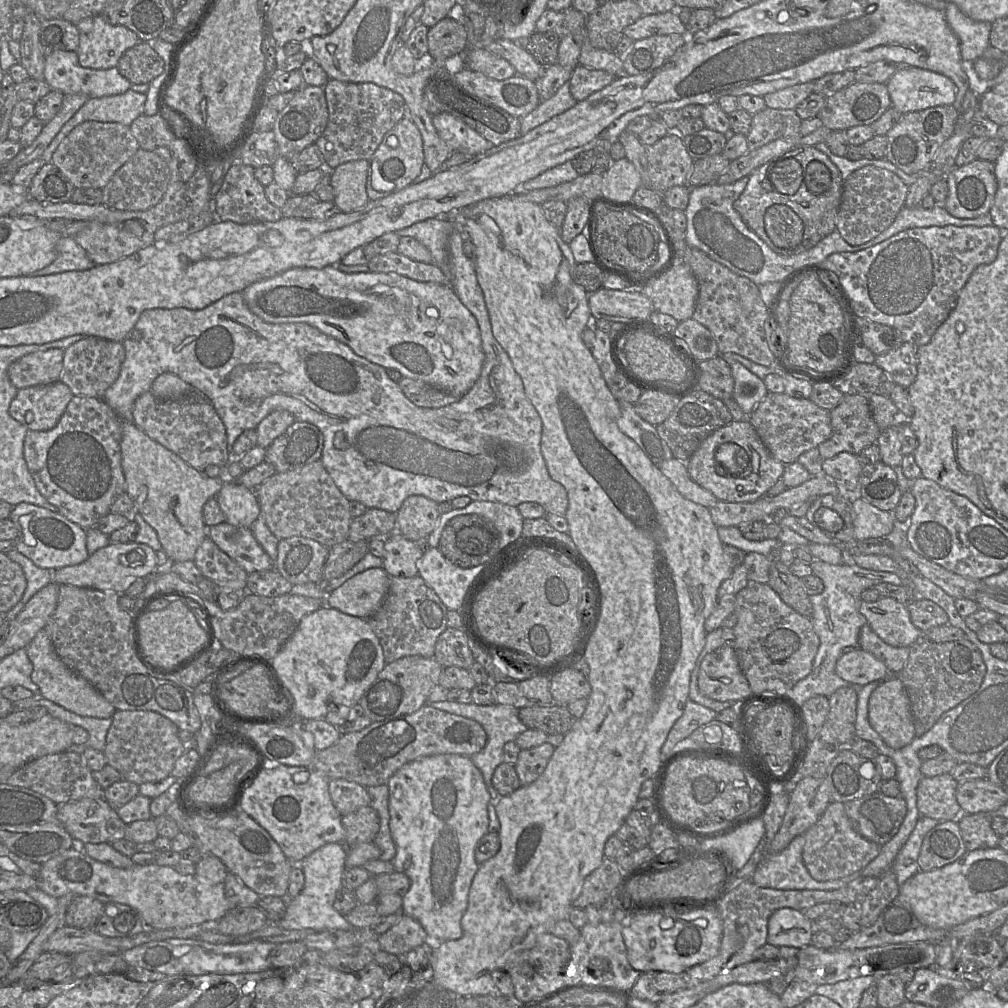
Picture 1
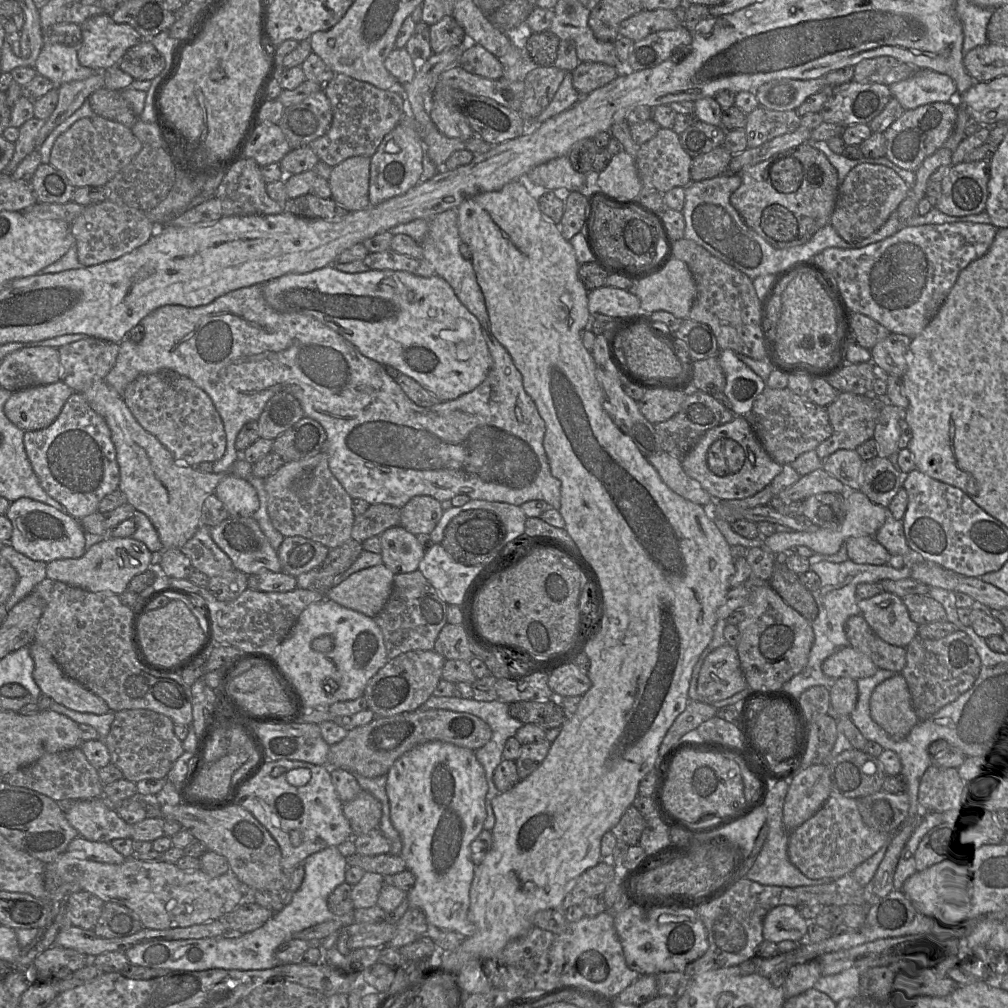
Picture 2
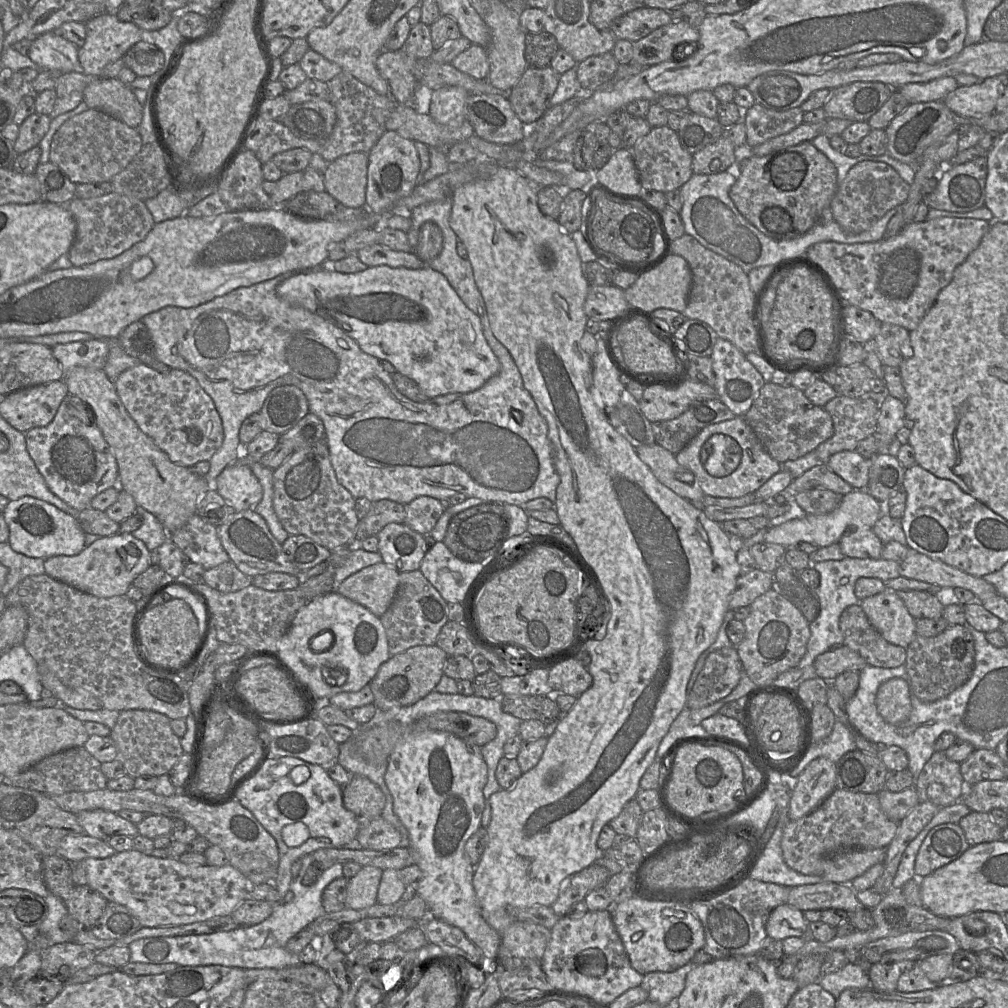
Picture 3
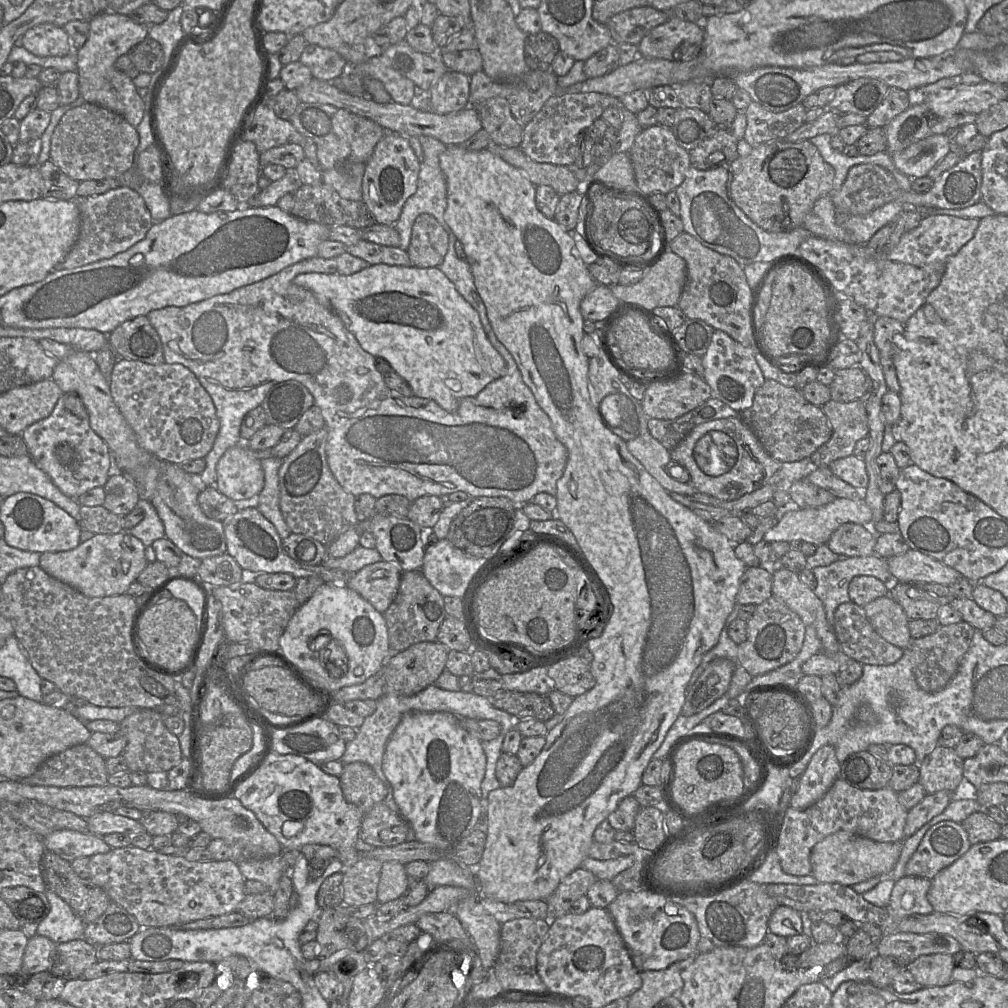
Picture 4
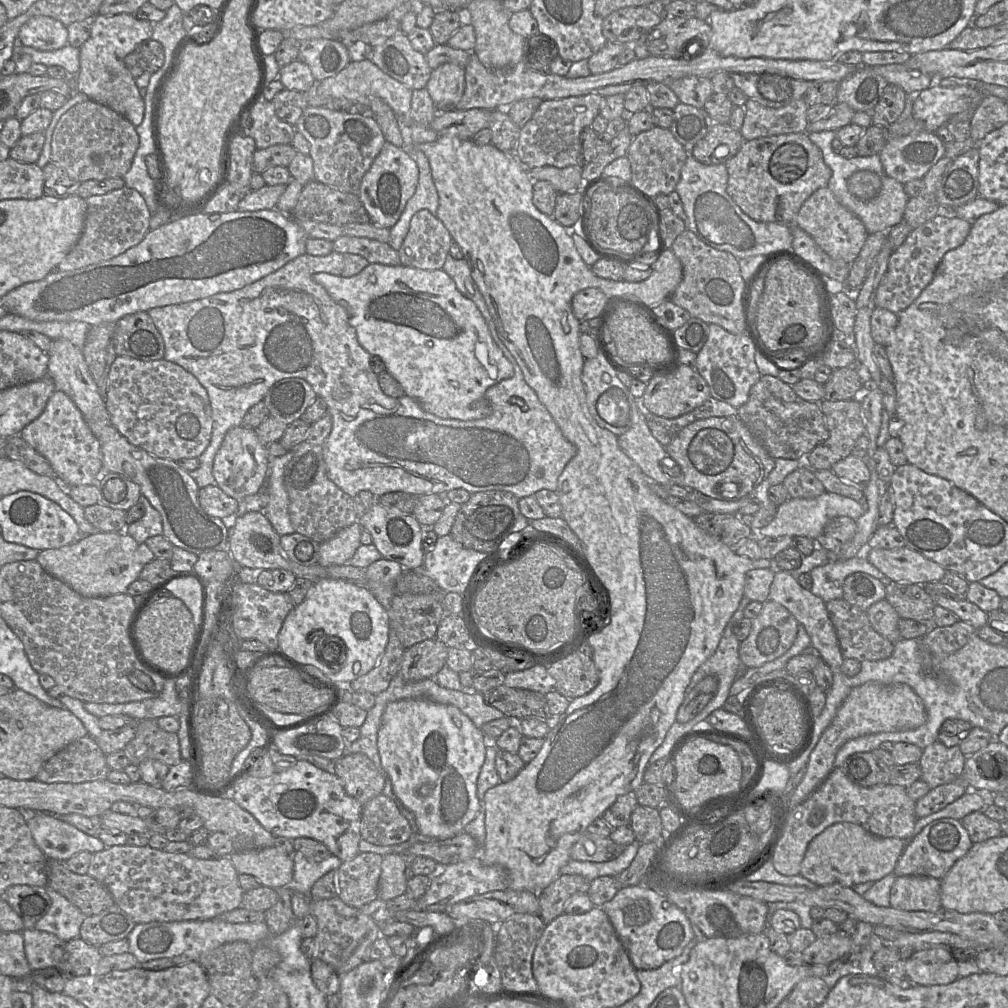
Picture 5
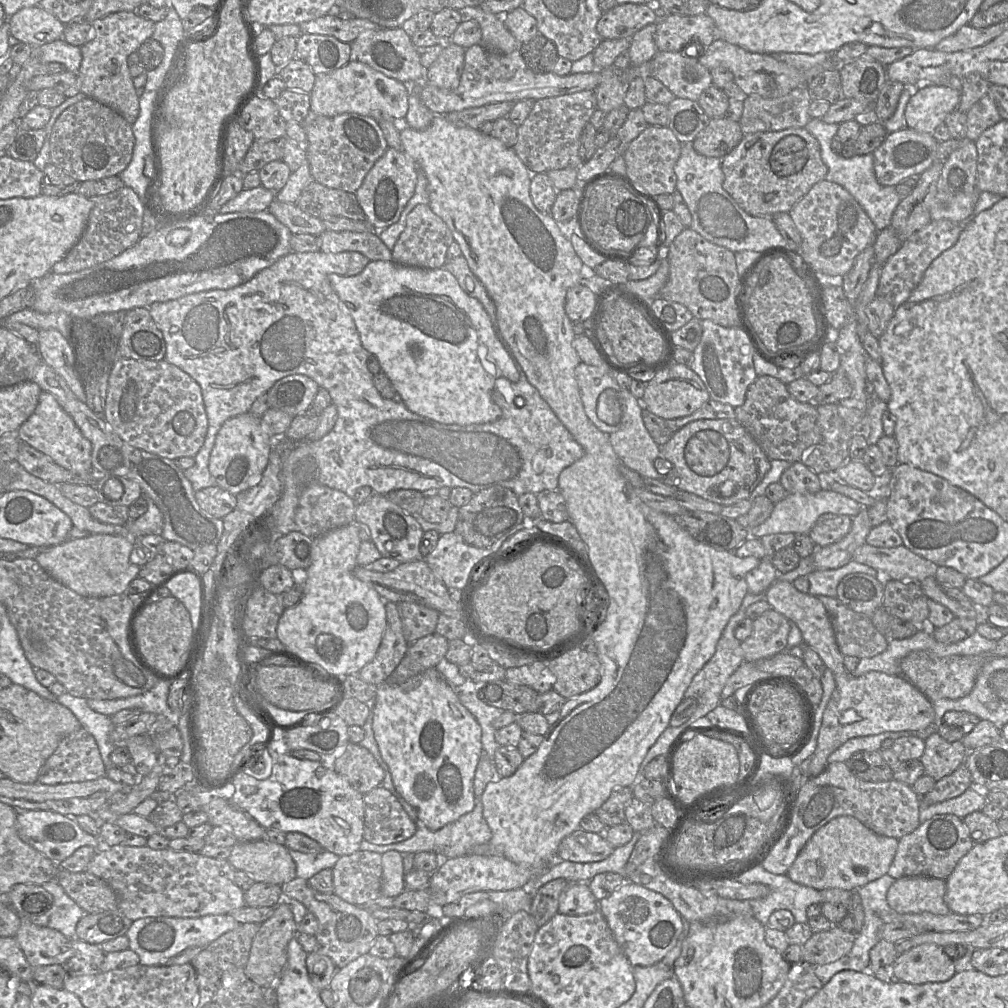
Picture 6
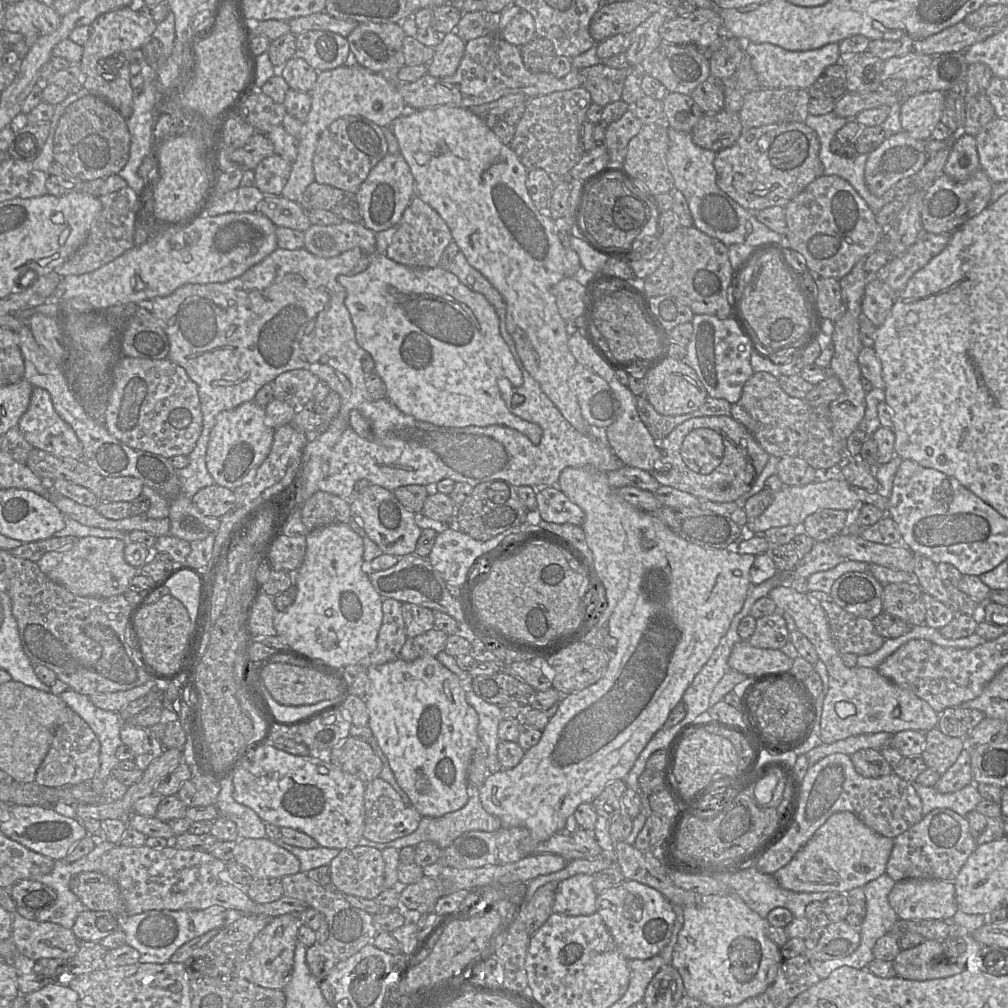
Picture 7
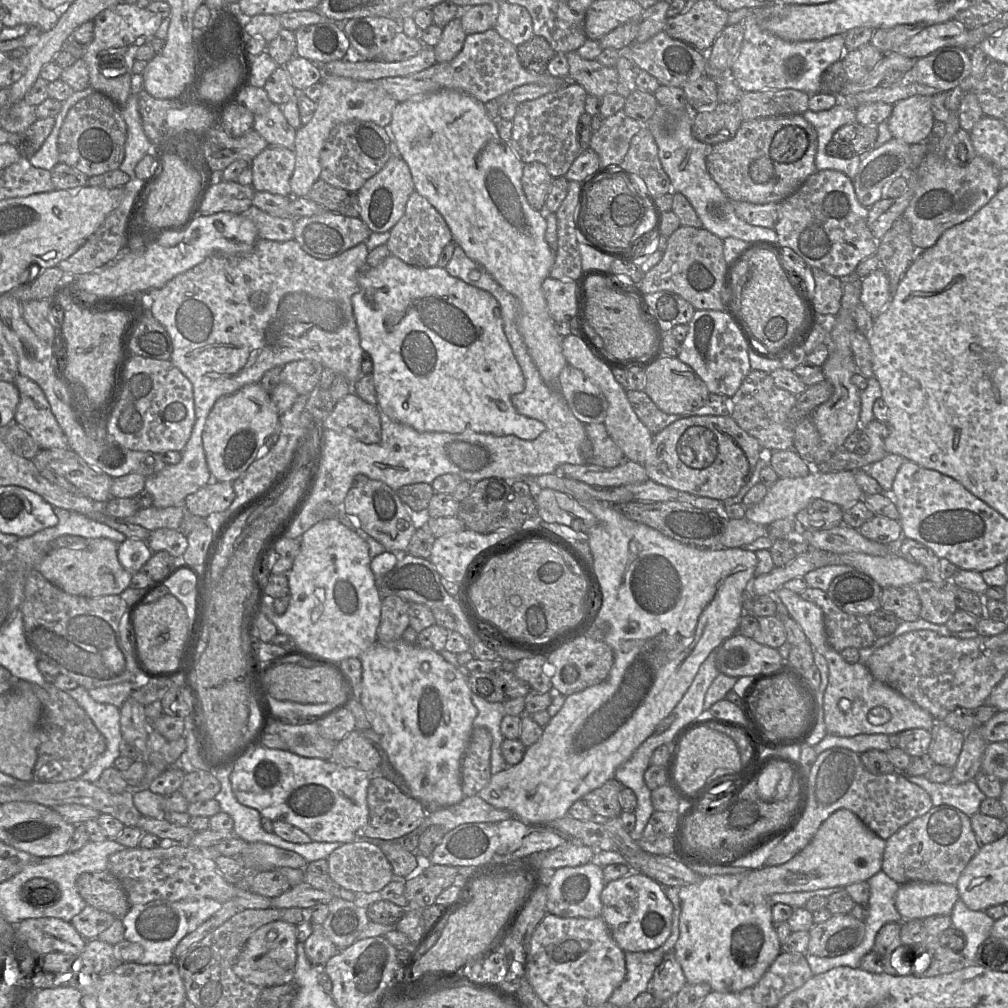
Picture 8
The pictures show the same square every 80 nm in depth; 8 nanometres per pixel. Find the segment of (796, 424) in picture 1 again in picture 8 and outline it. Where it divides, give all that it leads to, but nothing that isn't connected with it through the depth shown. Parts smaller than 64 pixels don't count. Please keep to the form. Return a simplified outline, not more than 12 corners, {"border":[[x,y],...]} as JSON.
{"border":[[751,370],[731,417],[764,451],[793,449],[796,395]]}

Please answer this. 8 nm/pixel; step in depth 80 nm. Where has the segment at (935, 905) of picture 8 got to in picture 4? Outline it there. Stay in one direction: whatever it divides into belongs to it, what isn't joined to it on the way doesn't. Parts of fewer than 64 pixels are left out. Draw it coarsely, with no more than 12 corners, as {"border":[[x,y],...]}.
{"border":[[902,877],[890,908],[901,917],[933,913],[931,880]]}

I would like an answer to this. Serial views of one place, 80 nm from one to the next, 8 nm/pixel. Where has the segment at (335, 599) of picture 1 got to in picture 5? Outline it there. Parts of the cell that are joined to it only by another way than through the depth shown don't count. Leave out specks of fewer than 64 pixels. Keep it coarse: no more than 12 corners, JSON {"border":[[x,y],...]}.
{"border":[[381,558],[366,567],[367,587],[388,608],[403,567]]}

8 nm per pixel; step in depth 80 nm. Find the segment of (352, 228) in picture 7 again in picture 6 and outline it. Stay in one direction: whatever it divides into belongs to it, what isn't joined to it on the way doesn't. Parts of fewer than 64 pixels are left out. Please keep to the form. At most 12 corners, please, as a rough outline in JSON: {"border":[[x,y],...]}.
{"border":[[325,230],[324,253],[355,251],[370,261],[392,260],[378,232]]}

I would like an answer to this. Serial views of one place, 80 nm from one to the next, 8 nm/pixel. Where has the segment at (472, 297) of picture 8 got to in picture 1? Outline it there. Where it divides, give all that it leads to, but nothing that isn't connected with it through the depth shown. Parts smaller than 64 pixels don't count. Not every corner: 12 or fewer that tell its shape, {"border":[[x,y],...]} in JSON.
{"border":[[291,268],[242,291],[464,395],[485,353],[450,284]]}

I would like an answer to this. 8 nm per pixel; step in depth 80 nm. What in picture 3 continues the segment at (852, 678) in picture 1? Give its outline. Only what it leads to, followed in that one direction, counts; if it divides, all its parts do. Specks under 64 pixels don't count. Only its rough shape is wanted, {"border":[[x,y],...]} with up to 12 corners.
{"border":[[846,646],[816,657],[817,676],[827,684],[866,661]]}

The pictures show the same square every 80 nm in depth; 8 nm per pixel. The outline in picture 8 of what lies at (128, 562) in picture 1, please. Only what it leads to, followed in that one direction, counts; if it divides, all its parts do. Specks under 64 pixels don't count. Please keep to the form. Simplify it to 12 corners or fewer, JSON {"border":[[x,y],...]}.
{"border":[[119,544],[51,551],[38,570],[70,595],[120,595],[132,574]]}

